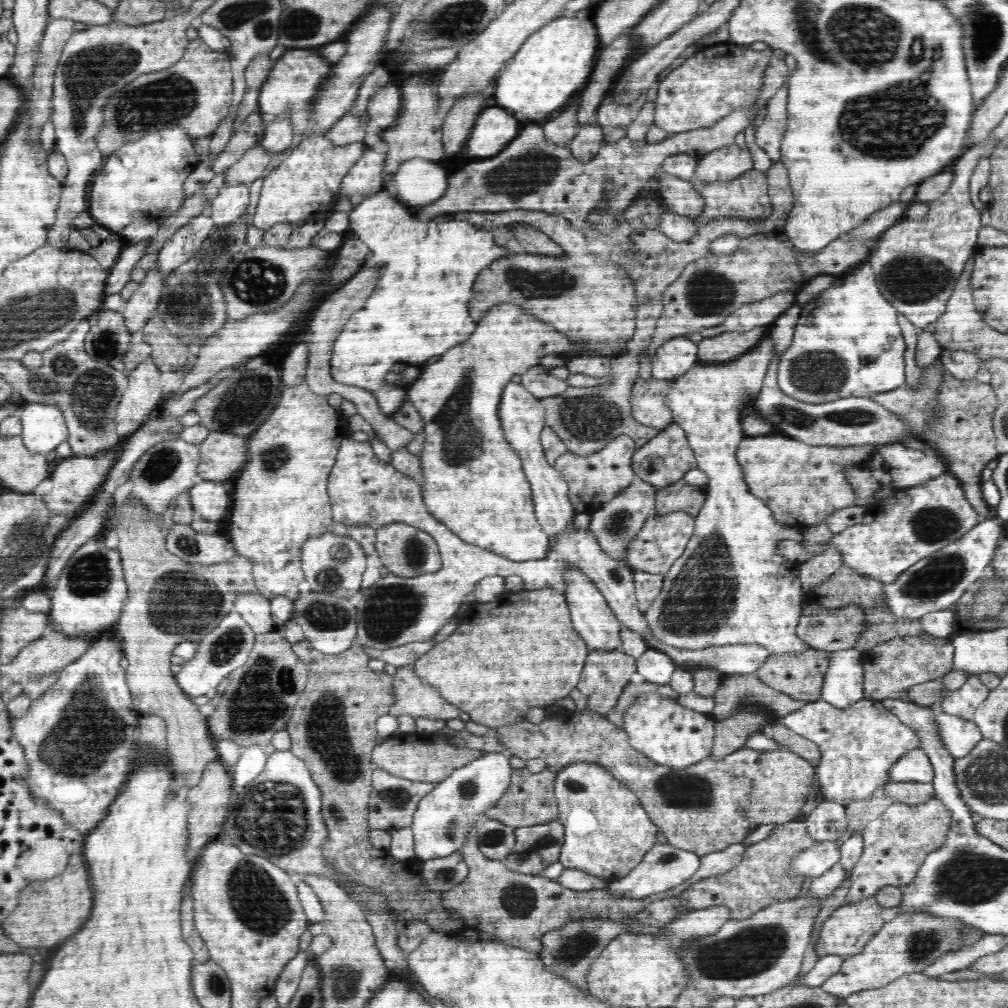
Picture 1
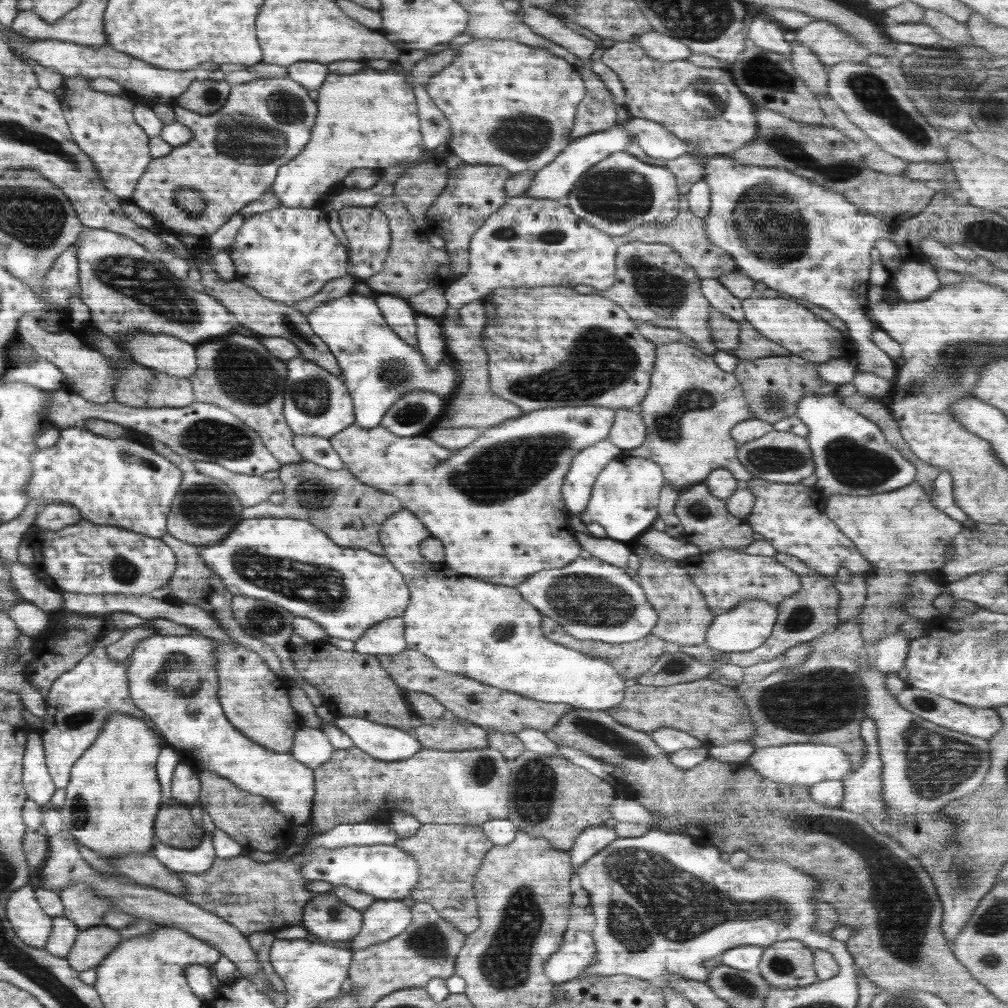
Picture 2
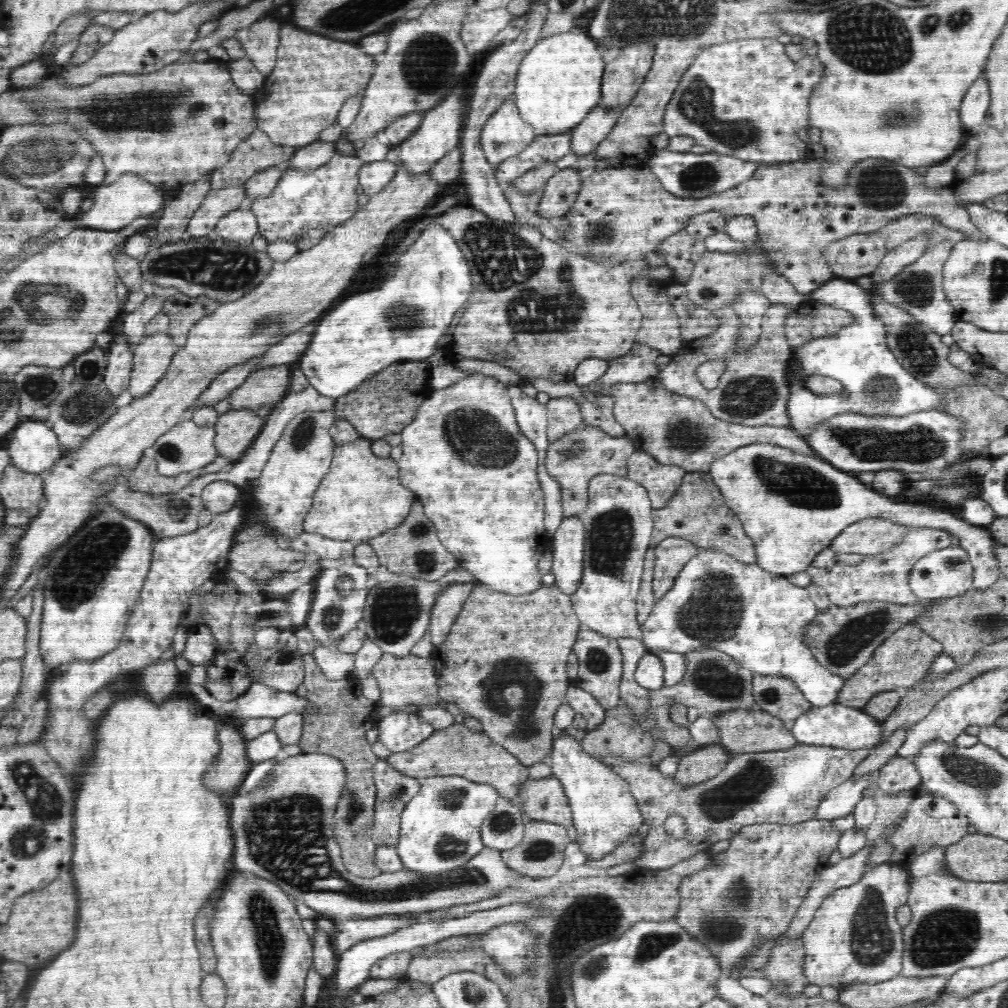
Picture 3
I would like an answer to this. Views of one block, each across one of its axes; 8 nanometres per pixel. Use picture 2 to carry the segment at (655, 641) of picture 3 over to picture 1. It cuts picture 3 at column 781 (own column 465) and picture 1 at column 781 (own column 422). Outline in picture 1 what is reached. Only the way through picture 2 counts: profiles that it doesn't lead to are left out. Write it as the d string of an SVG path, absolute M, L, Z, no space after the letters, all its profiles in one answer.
M772 334L763 337L763 340L758 342L758 346L750 348L746 354L738 356L737 359L728 360L728 362L718 362L718 364L708 364L697 361L686 374L682 376L676 376L672 379L672 385L670 393L666 398L666 405L672 411L673 422L680 425L686 433L687 441L694 451L697 467L702 469L702 472L708 475L708 484L706 490L706 500L702 504L698 516L695 518L695 529L692 539L688 542L686 550L682 553L682 556L674 562L672 568L668 570L664 577L663 587L660 594L656 597L656 600L652 602L650 608L645 612L644 617L648 621L648 627L650 632L654 633L654 638L660 640L668 647L674 647L675 649L687 650L687 651L701 651L708 647L718 647L732 644L757 644L764 647L770 655L774 654L788 654L788 652L802 652L802 650L808 650L811 646L798 638L795 628L799 623L799 618L802 616L802 610L805 607L805 592L803 590L803 584L799 577L799 571L797 564L788 561L783 556L777 553L777 544L780 540L794 540L803 542L804 534L797 528L792 528L789 524L780 524L777 520L774 520L773 512L758 498L749 491L748 485L745 483L742 467L736 460L736 451L741 440L745 436L743 428L741 427L741 412L750 402L755 401L760 390L763 388L763 380L772 362L772 358L776 356L776 352L773 352Z

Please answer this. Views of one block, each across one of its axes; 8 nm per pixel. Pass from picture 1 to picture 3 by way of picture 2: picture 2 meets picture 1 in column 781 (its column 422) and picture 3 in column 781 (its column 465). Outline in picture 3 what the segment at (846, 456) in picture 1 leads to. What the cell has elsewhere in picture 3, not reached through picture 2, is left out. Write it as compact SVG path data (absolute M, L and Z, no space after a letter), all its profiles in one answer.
M758 442L737 448L730 454L715 460L709 468L709 473L720 489L726 506L740 519L746 535L754 543L754 553L756 553L754 563L768 572L791 575L795 572L805 571L812 565L814 557L821 550L828 548L834 538L844 532L844 528L859 520L880 517L893 520L902 526L943 529L956 535L960 539L959 545L966 550L970 557L970 563L974 567L972 585L976 589L988 588L1002 576L1000 567L998 567L998 559L992 551L994 544L998 542L995 542L988 528L970 524L964 519L960 520L956 514L942 510L935 505L920 504L915 501L907 501L902 496L888 496L879 493L871 485L862 484L858 478L854 478L855 474L841 471L818 456L794 452L777 444Z

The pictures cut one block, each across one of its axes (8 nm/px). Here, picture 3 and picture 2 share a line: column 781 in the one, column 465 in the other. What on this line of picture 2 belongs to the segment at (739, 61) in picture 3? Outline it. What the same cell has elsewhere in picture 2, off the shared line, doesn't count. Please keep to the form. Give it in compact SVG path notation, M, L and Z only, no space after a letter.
M475 38L464 45L460 45L459 48L460 51L455 55L452 63L438 72L438 74L434 74L426 86L428 96L432 99L432 102L442 110L442 114L446 116L446 120L448 120L448 124L450 124L452 137L450 137L450 141L446 144L450 152L459 156L465 163L502 166L506 168L508 172L511 172L512 175L526 172L526 170L538 172L545 166L548 166L571 141L570 136L572 134L572 127L574 127L574 119L576 119L576 108L585 95L585 82L575 66L551 54L551 52L545 48L520 44L520 42L514 40Z

